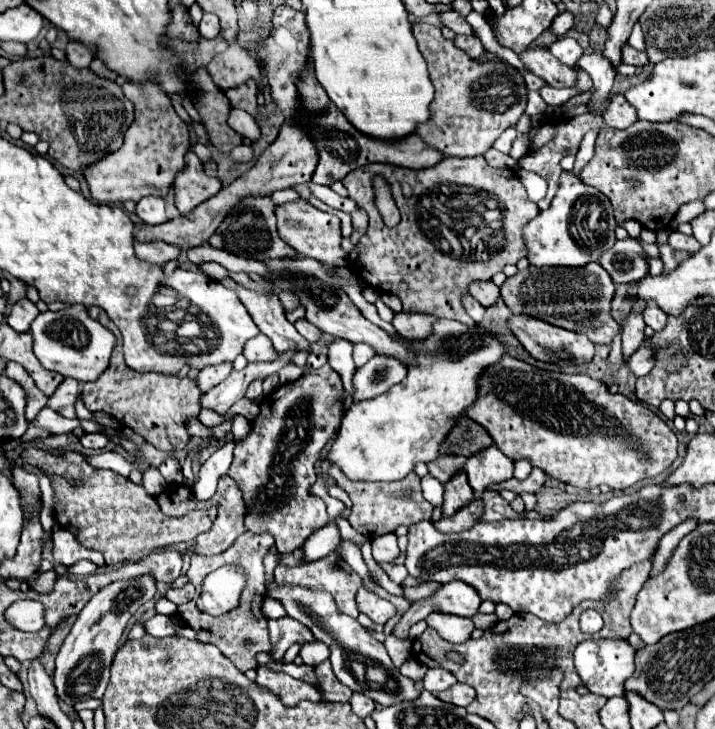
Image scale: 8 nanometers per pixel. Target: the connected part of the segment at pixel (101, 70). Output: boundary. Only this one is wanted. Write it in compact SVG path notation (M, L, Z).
M94 59L90 64L89 68L94 72L94 74L98 74L101 77L108 78L111 80L115 80L119 75L116 72L112 72L101 60Z

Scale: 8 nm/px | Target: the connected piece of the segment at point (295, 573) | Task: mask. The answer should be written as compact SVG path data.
M328 554L328 556L318 560L318 562L312 562L308 566L286 566L286 564L278 564L276 570L274 570L274 578L278 584L300 584L304 588L312 588L312 590L324 590L324 592L330 592L334 598L336 598L336 604L340 608L340 612L352 616L352 618L358 618L358 606L356 606L356 592L362 586L362 578L350 568L350 566L334 556L334 554Z

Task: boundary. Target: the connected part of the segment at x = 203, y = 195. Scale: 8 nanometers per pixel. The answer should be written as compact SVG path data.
M186 154L186 166L176 174L174 200L180 214L192 212L204 200L216 196L222 184L218 178L208 178L196 154Z

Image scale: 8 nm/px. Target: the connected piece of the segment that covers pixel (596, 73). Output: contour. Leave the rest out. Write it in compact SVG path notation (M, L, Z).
M584 54L580 58L580 62L576 62L576 68L586 70L590 74L590 78L594 80L594 94L592 94L588 104L590 104L592 112L598 112L600 106L604 102L608 102L608 98L610 98L616 70L612 68L612 64L602 54L590 54L590 56Z

